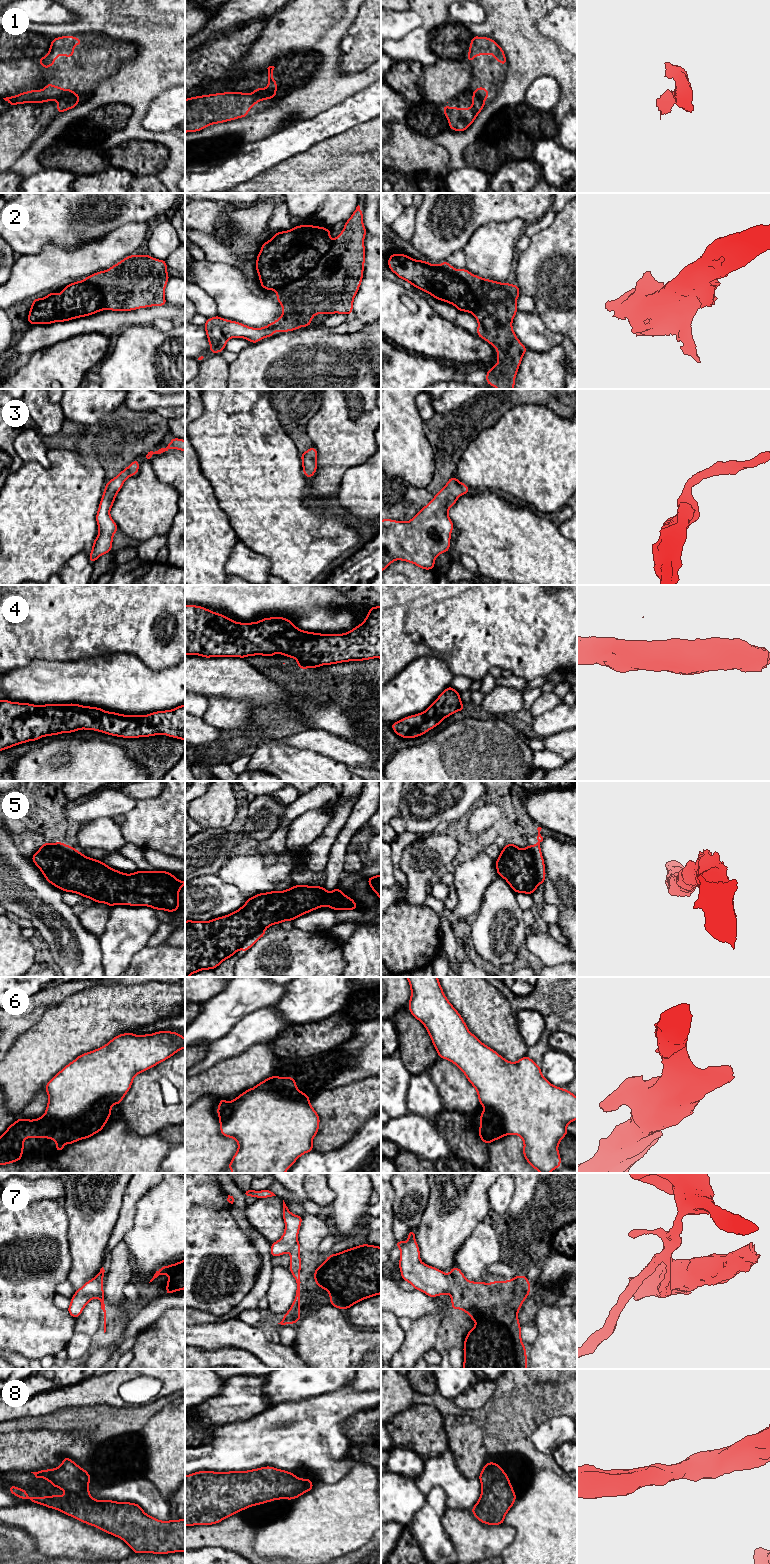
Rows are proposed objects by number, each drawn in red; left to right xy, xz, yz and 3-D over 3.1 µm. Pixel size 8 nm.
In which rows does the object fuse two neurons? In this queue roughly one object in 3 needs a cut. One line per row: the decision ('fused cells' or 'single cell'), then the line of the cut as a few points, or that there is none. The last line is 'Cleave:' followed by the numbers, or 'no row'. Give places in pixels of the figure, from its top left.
1: fused cells; cut yz (475, 89), (484, 100)
2: single cell; cut none
3: single cell; cut none
4: single cell; cut none
5: single cell; cut none
6: fused cells; cut xz (309, 1099), (287, 1100), (270, 1088), (248, 1089), (220, 1126)
7: fused cells; cut yz (448, 1275), (452, 1281), (451, 1294)
8: single cell; cut none
Cleave: 1, 6, 7

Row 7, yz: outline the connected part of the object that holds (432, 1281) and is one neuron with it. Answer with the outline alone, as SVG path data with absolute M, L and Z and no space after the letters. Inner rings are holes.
M409 1230L408 1241L396 1240L400 1248L399 1269L402 1280L409 1282L415 1290L422 1291L429 1297L451 1295L453 1281L449 1275L436 1267L420 1260L420 1249L415 1239L415 1230Z

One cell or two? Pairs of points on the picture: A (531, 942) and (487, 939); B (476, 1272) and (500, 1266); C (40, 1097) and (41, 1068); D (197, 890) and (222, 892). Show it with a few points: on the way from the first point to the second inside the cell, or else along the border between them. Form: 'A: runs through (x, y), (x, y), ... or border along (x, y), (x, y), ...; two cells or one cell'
A: border along (527, 931), (522, 942); two cells
B: border along (500, 1259), (486, 1268), (486, 1271), (497, 1279); two cells
C: border along (43, 1087), (24, 1107); two cells
D: runs through (203, 892), (216, 892); one cell

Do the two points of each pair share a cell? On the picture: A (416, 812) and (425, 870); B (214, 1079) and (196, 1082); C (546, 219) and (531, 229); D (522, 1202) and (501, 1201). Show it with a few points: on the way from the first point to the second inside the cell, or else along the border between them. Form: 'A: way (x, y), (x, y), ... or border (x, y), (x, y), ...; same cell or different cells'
A: border (435, 831), (425, 836); different cells
B: way (210, 1082), (200, 1082); same cell
C: way (542, 223), (535, 227); same cell
D: border (515, 1183), (513, 1198), (505, 1213); different cells

